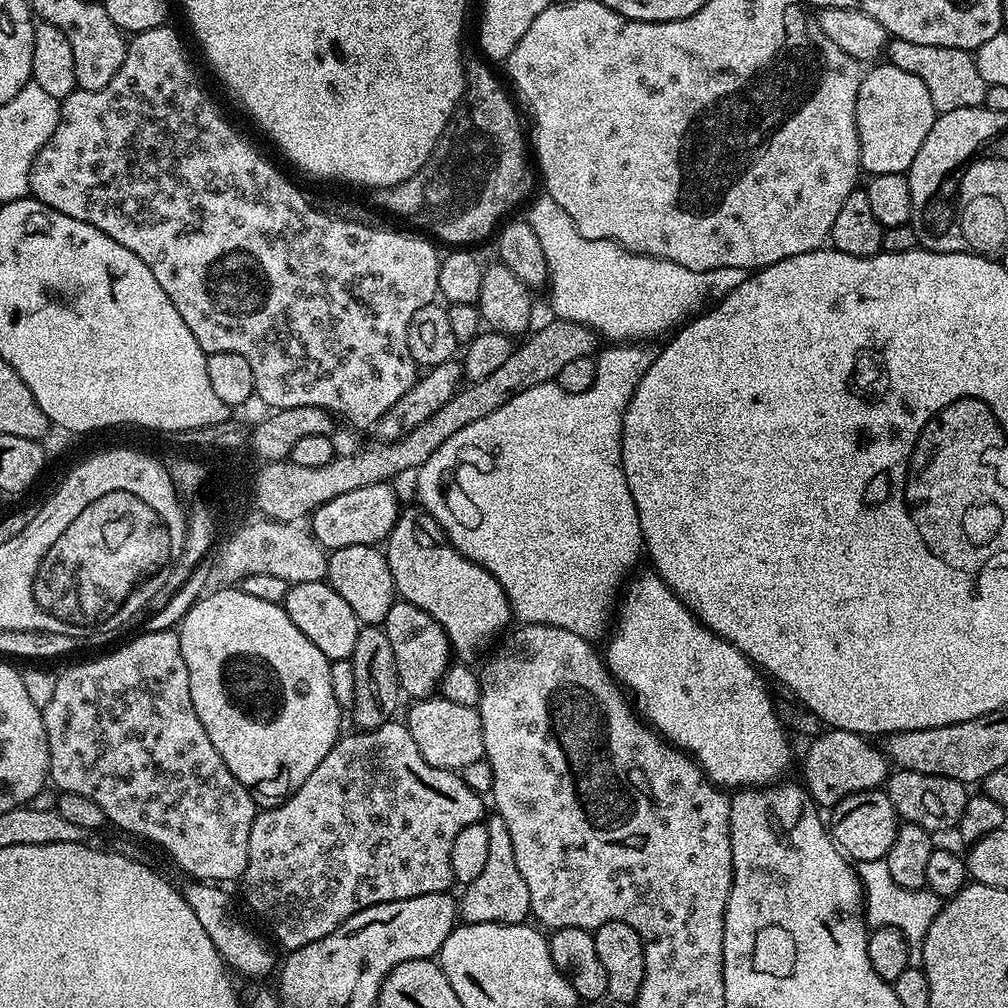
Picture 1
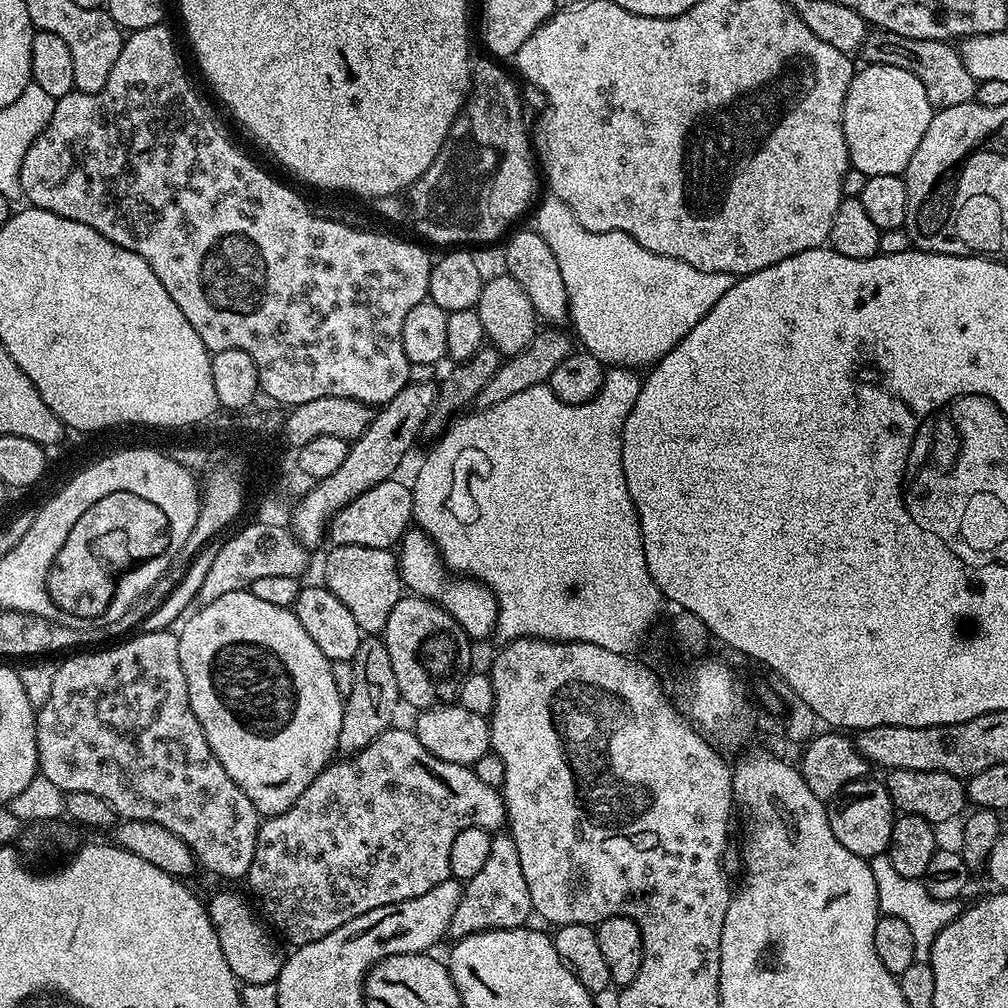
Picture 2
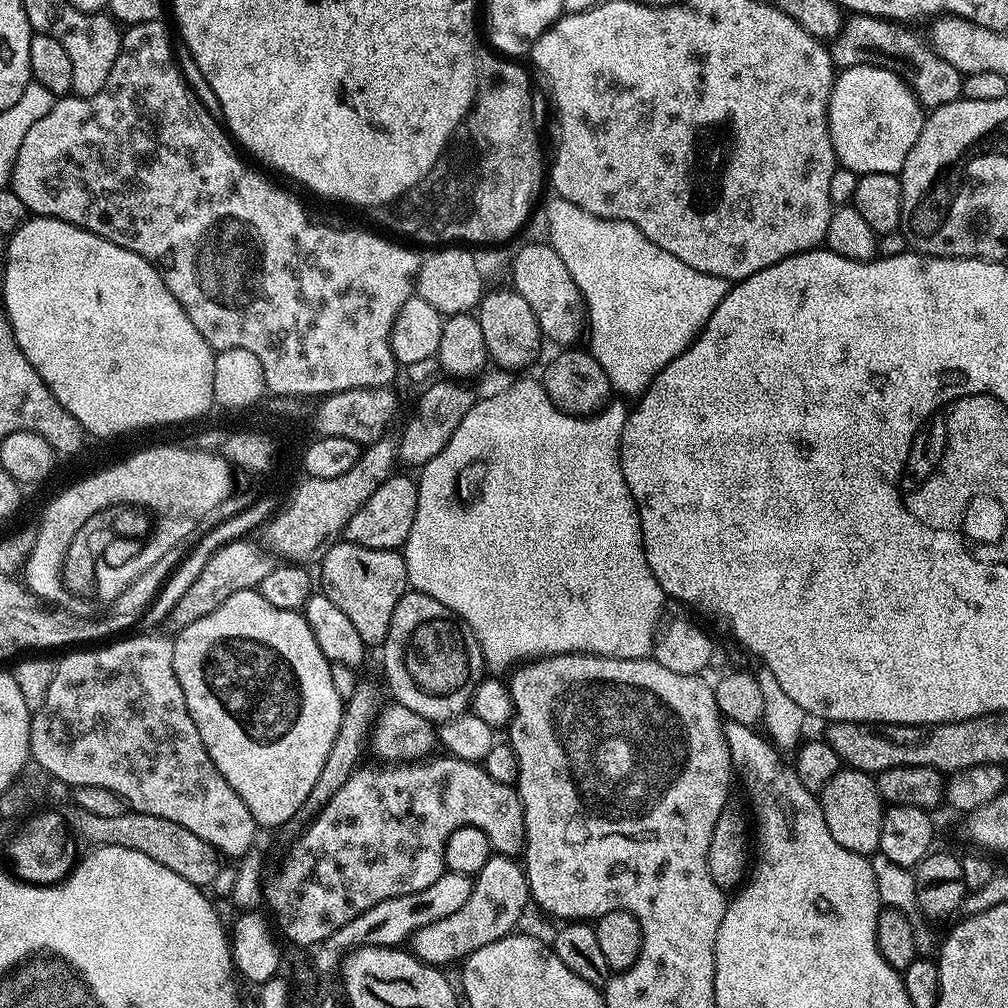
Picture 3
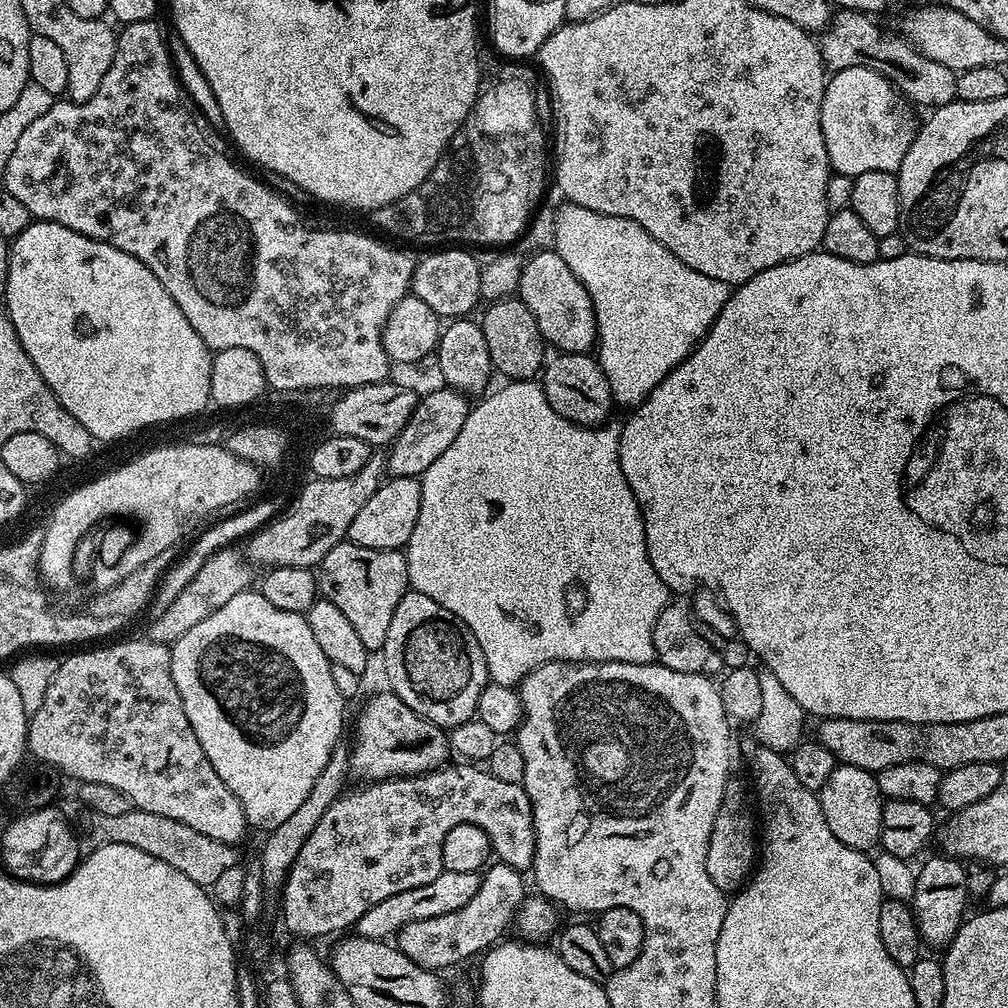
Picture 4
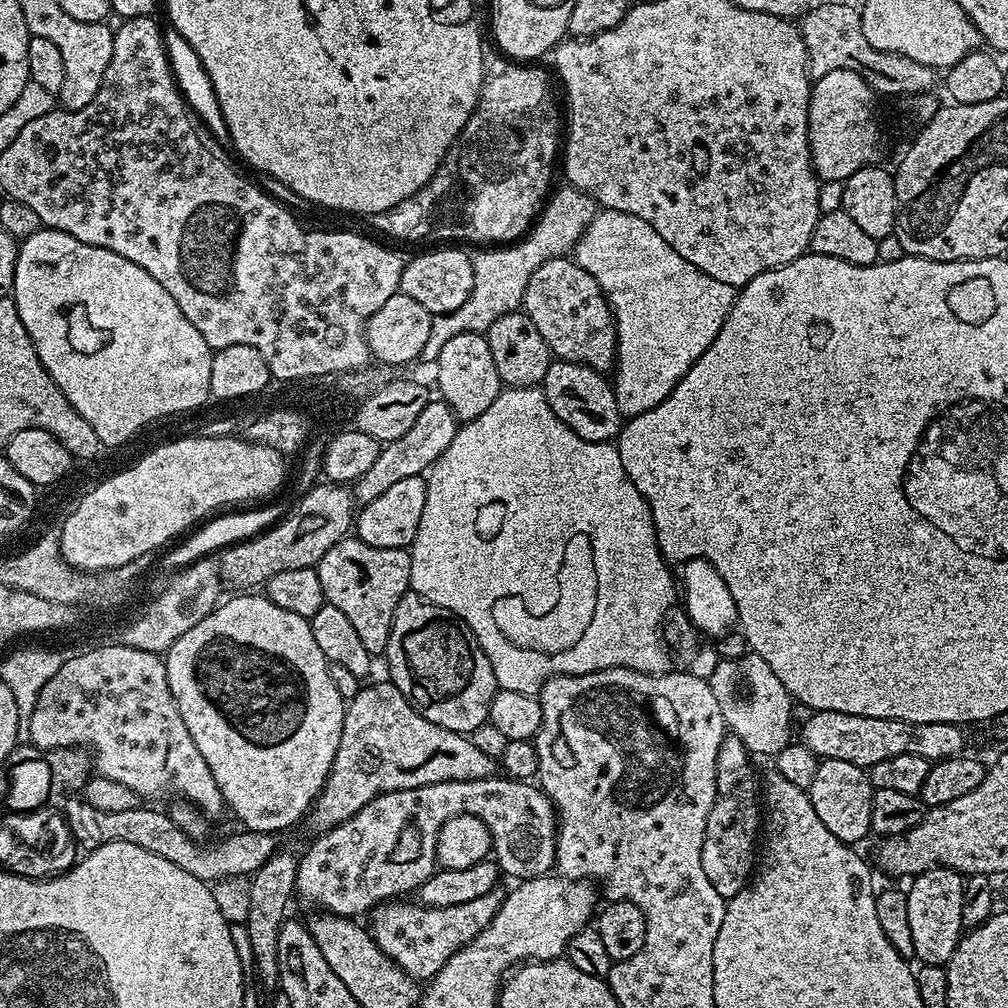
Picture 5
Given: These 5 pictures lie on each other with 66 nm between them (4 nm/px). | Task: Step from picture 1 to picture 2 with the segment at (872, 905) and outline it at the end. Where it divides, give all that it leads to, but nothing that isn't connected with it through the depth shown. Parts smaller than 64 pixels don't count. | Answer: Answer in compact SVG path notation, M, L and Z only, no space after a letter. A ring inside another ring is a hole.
M886 854L871 857L870 863L874 876L874 886L878 888L878 906L881 913L885 916L902 918L902 922L906 922L906 926L910 926L910 931L914 934L914 946L917 953L931 953L932 943L936 935L947 924L959 918L962 911L961 901L959 899L934 898L934 894L930 894L930 890L926 890L923 879L902 878L902 874L898 874L898 870L894 870L894 866Z

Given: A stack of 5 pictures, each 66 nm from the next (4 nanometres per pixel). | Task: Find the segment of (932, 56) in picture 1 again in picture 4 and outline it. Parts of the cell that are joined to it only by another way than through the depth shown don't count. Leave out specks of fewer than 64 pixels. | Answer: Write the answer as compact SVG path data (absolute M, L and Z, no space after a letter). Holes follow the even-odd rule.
M840 10L833 15L832 23L818 36L820 53L829 69L866 66L886 77L901 96L916 106L932 104L933 109L938 109L957 99L957 73L950 66L942 66L942 62L926 58L926 54L905 40L903 35L891 36L872 20L875 19L871 15L851 10Z

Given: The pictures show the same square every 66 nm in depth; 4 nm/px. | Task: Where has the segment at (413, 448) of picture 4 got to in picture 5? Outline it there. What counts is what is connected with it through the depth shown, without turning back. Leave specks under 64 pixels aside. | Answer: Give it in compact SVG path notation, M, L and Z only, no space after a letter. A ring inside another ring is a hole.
M439 398L429 399L428 404L422 406L422 414L418 414L414 426L410 426L410 430L406 430L402 438L387 441L381 447L374 466L370 466L370 470L366 470L366 474L362 474L362 478L358 478L351 485L350 491L355 503L363 506L374 502L374 498L378 498L378 494L385 490L390 490L390 486L394 486L398 478L424 476L433 462L440 457L442 450L446 450L446 446L454 442L457 427L458 421L450 406Z

